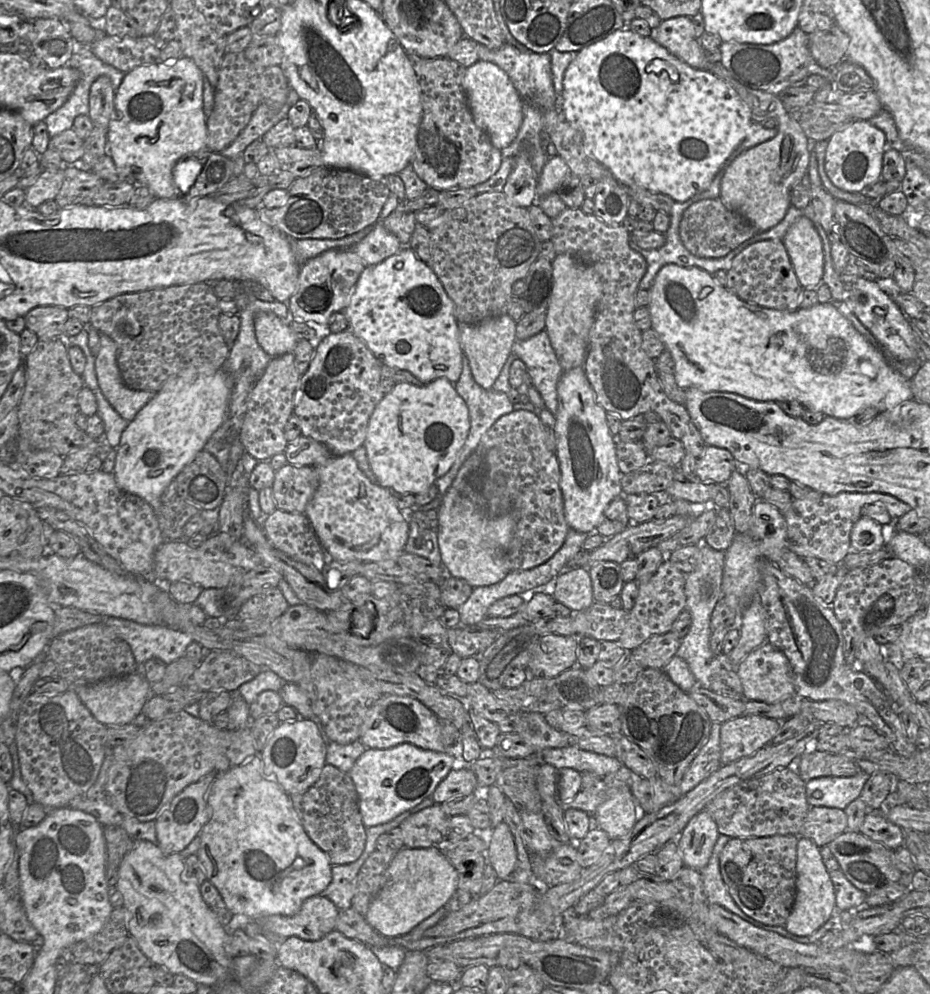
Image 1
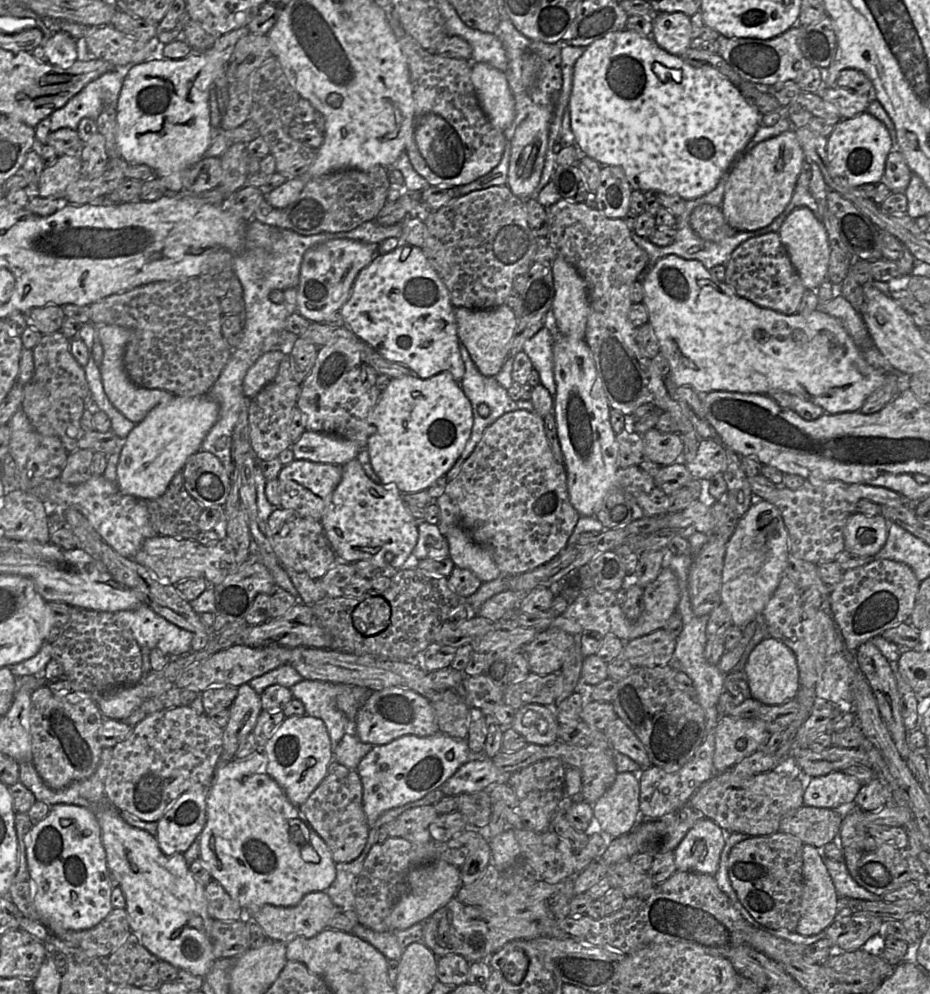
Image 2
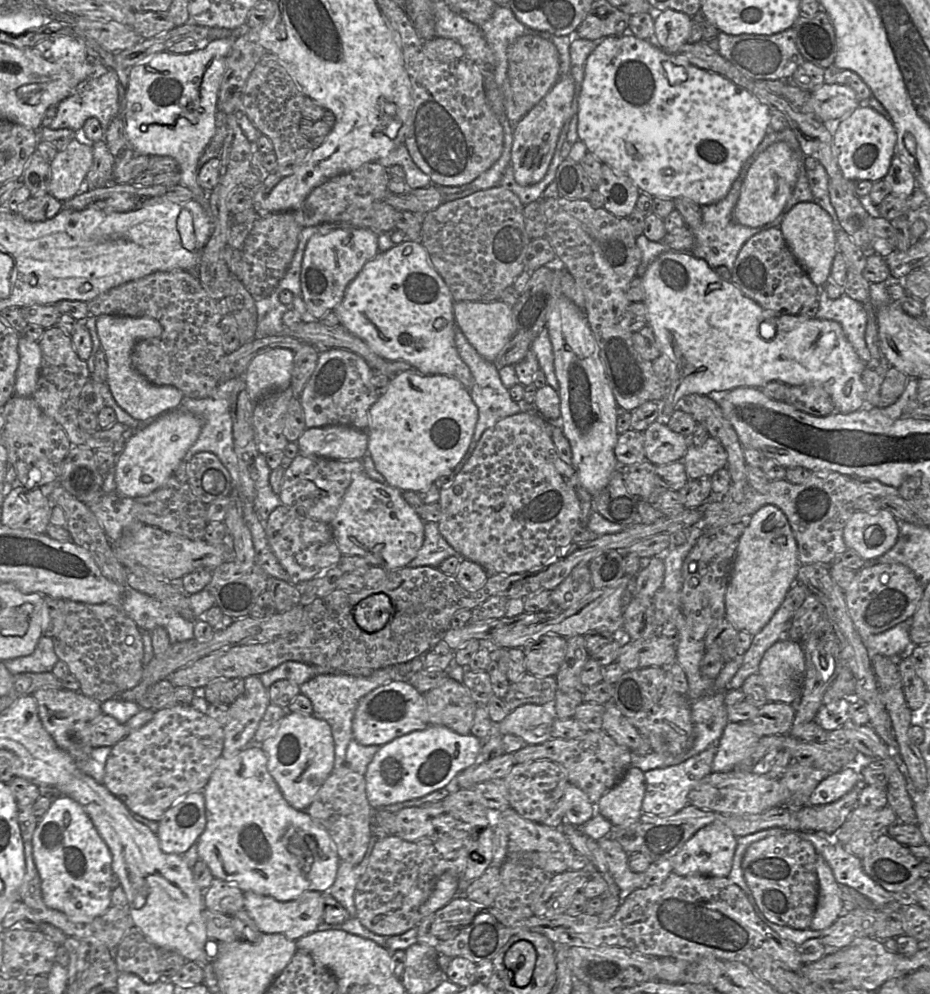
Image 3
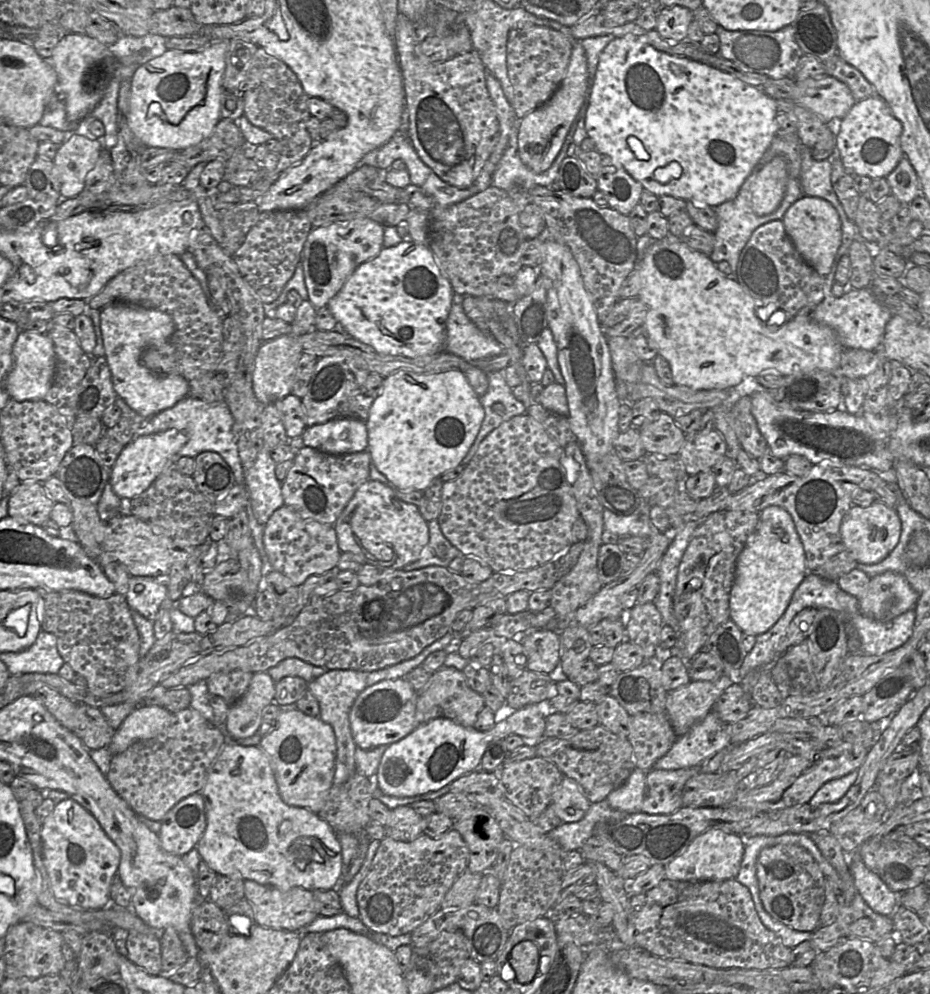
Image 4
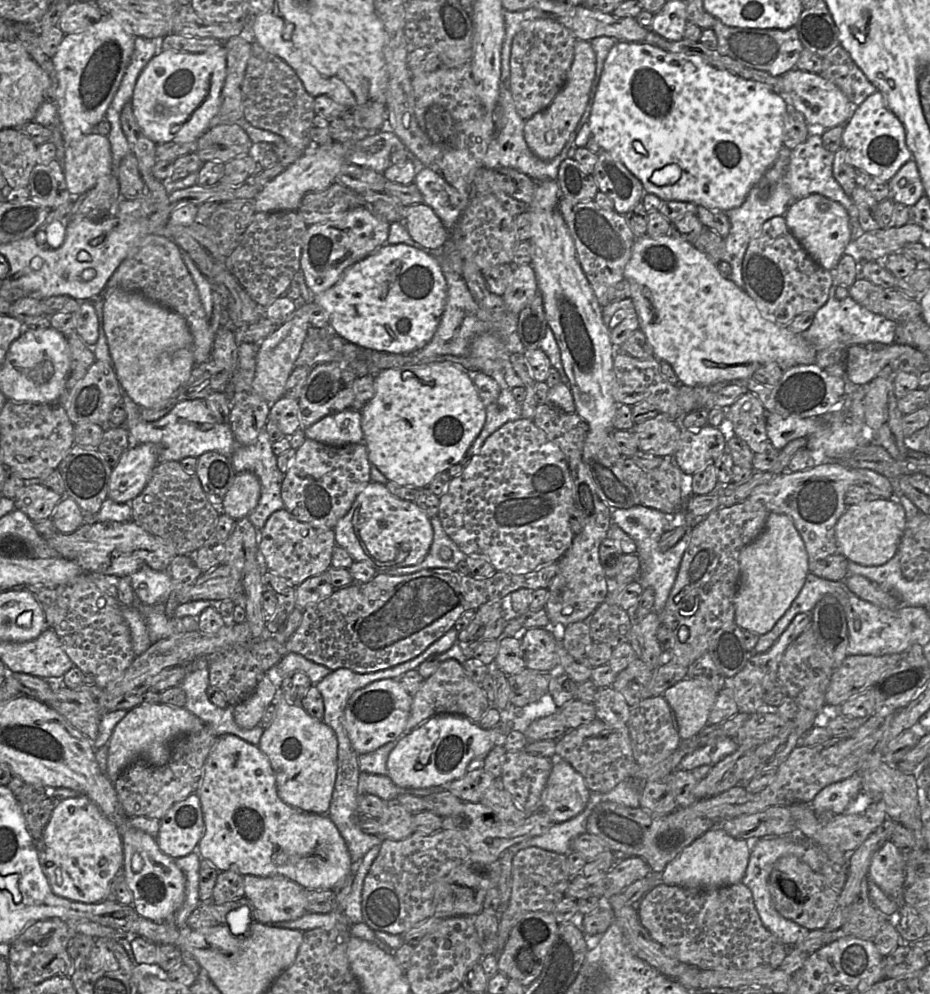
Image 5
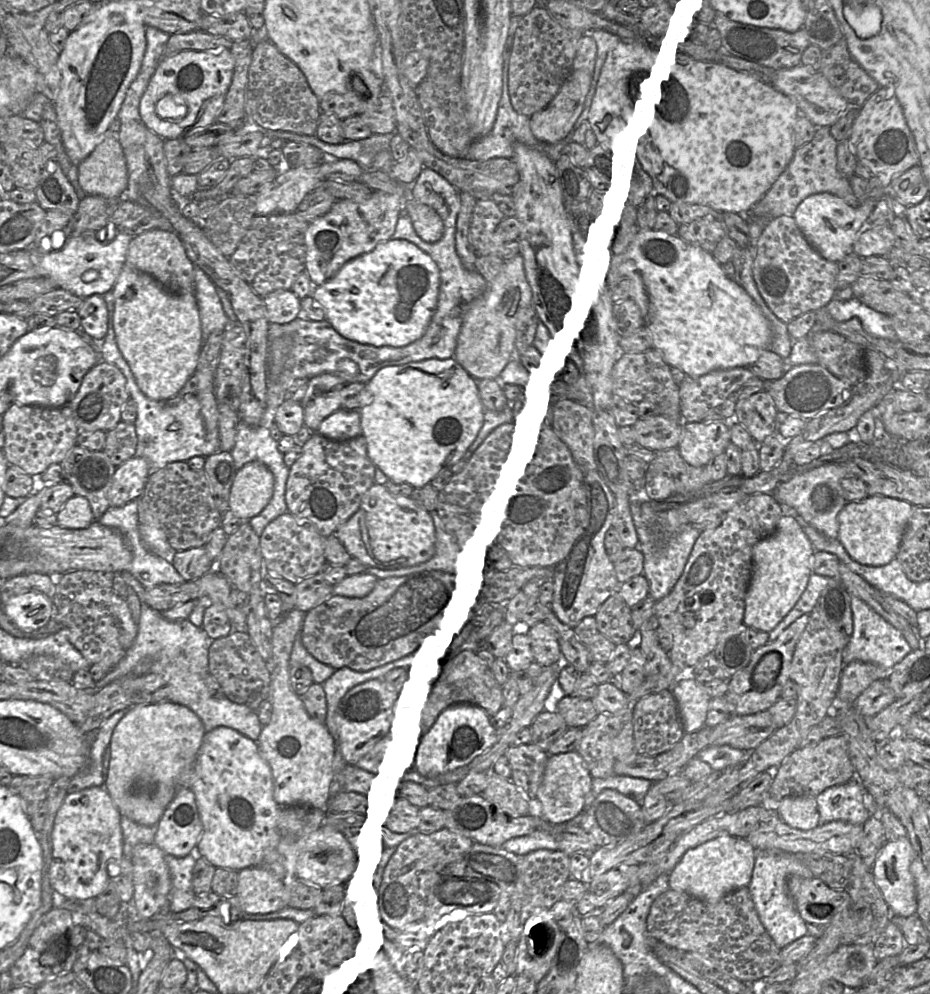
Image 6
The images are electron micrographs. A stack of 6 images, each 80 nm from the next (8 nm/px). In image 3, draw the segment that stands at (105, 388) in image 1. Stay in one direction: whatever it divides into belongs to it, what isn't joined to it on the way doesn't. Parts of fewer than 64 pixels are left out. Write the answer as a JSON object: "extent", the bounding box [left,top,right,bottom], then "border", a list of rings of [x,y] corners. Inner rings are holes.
{"extent":[97,315,185,422],"border":[[[100,315],[97,317],[97,333],[107,360],[107,384],[114,400],[131,417],[140,422],[149,422],[159,415],[178,408],[185,398],[181,390],[174,386],[158,386],[141,376],[132,365],[132,351],[136,343],[143,339],[159,337],[163,328],[159,321],[149,317],[129,317],[118,315]]]}

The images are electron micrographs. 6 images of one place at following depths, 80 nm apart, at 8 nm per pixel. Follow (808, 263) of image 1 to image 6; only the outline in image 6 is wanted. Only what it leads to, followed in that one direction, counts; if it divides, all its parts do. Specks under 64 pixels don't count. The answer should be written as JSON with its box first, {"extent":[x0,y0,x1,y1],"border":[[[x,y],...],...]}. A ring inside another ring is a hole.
{"extent":[793,192,880,262],"border":[[[820,192],[803,199],[793,213],[796,225],[812,245],[826,260],[839,262],[852,252],[852,245],[857,235],[865,227],[866,221],[880,199],[868,198],[857,206],[850,206],[836,195]]]}

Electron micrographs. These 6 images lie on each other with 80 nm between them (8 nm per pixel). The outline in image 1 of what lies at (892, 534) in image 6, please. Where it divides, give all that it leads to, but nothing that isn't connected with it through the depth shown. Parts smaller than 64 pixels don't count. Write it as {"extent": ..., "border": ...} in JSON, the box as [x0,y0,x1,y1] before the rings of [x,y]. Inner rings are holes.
{"extent":[851,516,894,552],"border":[[[861,516],[851,531],[851,549],[858,552],[874,552],[886,546],[887,535],[893,534],[894,522],[882,526],[869,517]]]}

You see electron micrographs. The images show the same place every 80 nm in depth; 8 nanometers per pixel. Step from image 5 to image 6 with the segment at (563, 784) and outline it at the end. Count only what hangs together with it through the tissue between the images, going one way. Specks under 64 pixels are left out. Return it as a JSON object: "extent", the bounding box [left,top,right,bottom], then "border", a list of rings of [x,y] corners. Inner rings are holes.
{"extent":[535,752,593,825],"border":[[[576,752],[549,755],[543,780],[538,789],[535,807],[549,824],[561,825],[573,820],[584,811],[585,800],[592,789],[593,778],[582,757]]]}

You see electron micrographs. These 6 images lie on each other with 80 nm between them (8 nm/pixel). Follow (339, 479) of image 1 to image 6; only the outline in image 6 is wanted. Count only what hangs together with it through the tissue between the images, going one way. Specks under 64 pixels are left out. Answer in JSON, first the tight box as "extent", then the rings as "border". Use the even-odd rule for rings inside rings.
{"extent":[335,483,436,570],"border":[[[374,483],[364,494],[359,509],[335,532],[352,558],[367,567],[383,570],[406,568],[430,560],[436,550],[436,529],[431,514],[411,497],[393,495]]]}

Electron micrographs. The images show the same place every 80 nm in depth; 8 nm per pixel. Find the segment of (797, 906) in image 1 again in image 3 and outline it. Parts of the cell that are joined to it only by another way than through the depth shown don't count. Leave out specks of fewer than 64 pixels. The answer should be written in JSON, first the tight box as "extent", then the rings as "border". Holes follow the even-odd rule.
{"extent":[809,855,843,931],"border":[[[820,855],[816,860],[816,872],[819,883],[818,899],[809,927],[813,931],[830,927],[840,917],[843,904],[839,884],[835,880],[831,868]]]}

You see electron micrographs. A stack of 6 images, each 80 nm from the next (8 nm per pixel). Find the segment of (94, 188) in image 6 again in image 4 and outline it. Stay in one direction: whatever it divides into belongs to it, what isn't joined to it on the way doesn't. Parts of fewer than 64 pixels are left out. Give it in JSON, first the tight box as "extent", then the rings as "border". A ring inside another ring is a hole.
{"extent":[53,134,102,199],"border":[[[68,134],[68,139],[59,146],[53,159],[59,174],[61,198],[69,199],[82,192],[86,176],[94,168],[102,149],[98,139]]]}

